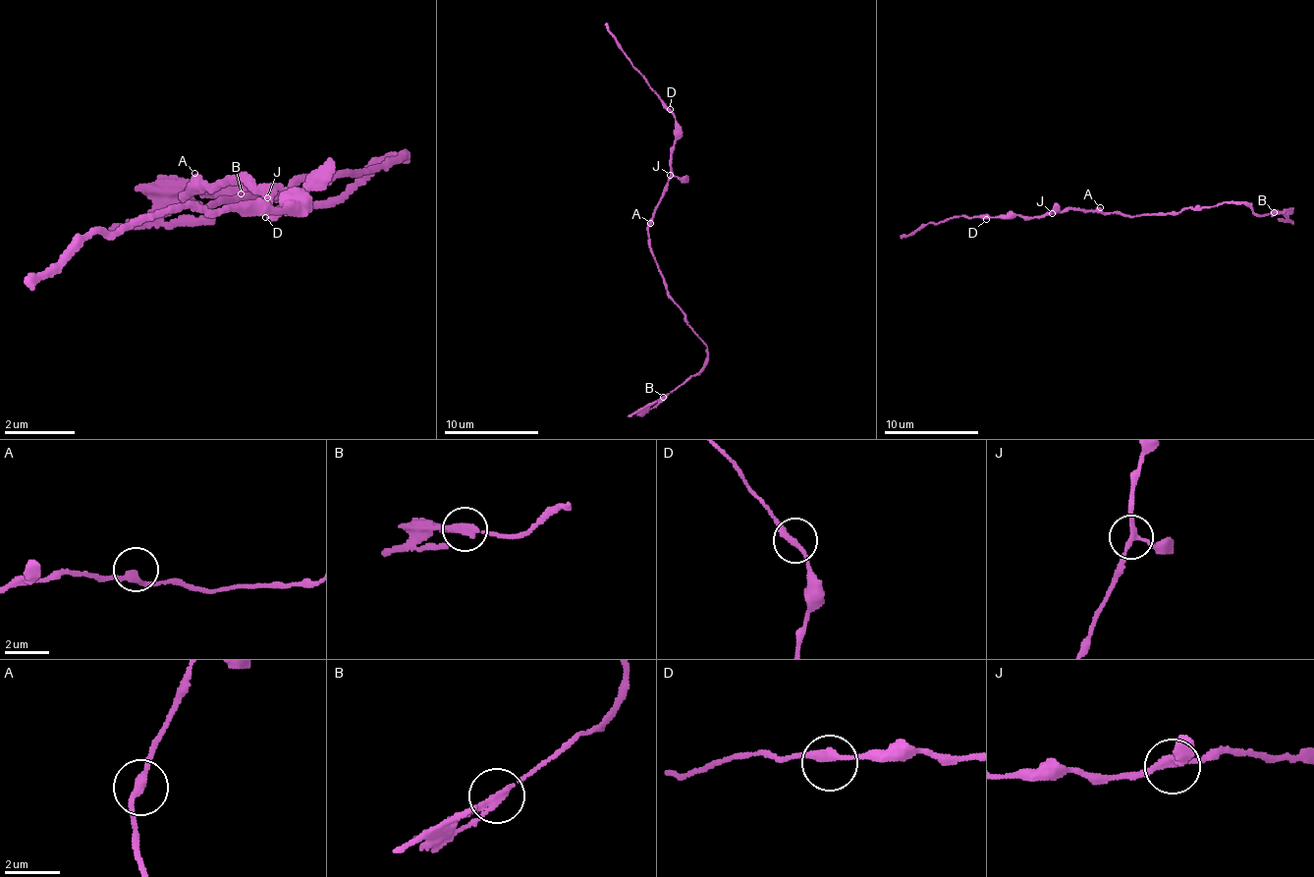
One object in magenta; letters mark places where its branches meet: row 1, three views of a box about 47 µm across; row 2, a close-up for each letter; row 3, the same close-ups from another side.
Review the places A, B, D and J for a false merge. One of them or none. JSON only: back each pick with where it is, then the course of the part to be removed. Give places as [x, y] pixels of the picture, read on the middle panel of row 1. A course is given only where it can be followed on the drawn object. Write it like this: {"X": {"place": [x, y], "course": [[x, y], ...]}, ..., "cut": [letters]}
{"B": {"place": [663, 397], "course": [[663, 397], [627, 415]]}, "cut": ["B"]}

